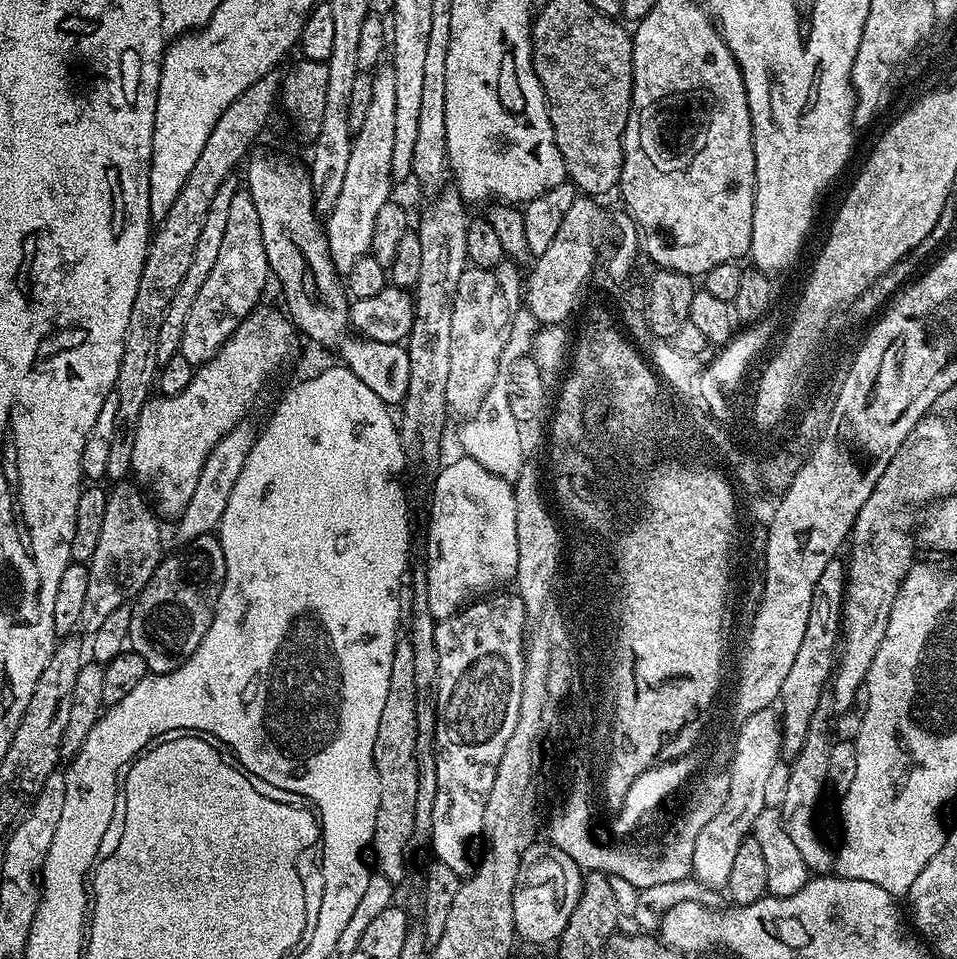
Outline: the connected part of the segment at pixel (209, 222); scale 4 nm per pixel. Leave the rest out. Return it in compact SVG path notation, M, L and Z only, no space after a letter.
M235 175L228 176L222 186L218 186L218 194L214 194L214 202L210 202L210 210L206 214L206 222L202 222L202 234L198 234L198 246L194 250L194 262L190 262L186 275L174 290L174 298L170 298L170 306L166 306L166 318L162 318L162 330L158 330L158 358L157 365L164 365L170 362L180 351L182 342L182 330L186 326L186 314L190 314L190 306L194 306L194 298L198 298L198 290L206 283L206 278L213 268L214 262L218 259L222 237L226 234L226 221L230 215L230 201L238 191Z

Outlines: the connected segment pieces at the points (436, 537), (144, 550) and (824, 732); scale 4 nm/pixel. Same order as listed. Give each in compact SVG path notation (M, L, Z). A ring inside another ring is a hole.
M461 458L453 464L448 464L436 476L436 485L432 488L432 513L428 516L428 564L426 563L426 579L429 586L429 604L430 614L433 620L439 622L450 618L453 612L460 611L469 602L475 601L481 594L491 593L499 584L504 584L513 579L518 566L518 543L515 533L515 494L513 485L507 480L503 480L501 476L496 476L490 470L486 470L486 466L482 466L478 462Z
M126 480L115 483L112 488L107 493L106 514L103 515L98 544L88 563L89 585L79 622L81 631L86 631L86 634L96 632L103 619L118 606L141 595L151 585L149 582L155 579L164 556L157 515L141 489Z
M818 710L810 722L810 730L802 742L802 750L797 756L791 757L788 764L788 781L782 789L784 804L782 803L782 815L786 834L790 834L790 842L800 844L805 838L812 838L816 833L816 807L820 804L820 795L828 784L828 762L830 747L829 713ZM828 720L828 724L827 724ZM829 736L829 740L828 740Z

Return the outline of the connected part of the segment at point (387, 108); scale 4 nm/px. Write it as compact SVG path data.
M380 66L371 73L372 101L366 110L366 118L360 129L353 135L350 163L346 166L346 179L342 182L342 194L338 196L338 206L334 208L326 220L330 258L334 262L337 273L347 274L354 270L356 263L372 250L374 238L374 218L378 218L378 210L390 202L388 196L394 187L390 170L390 154L394 154L394 70L391 66Z

